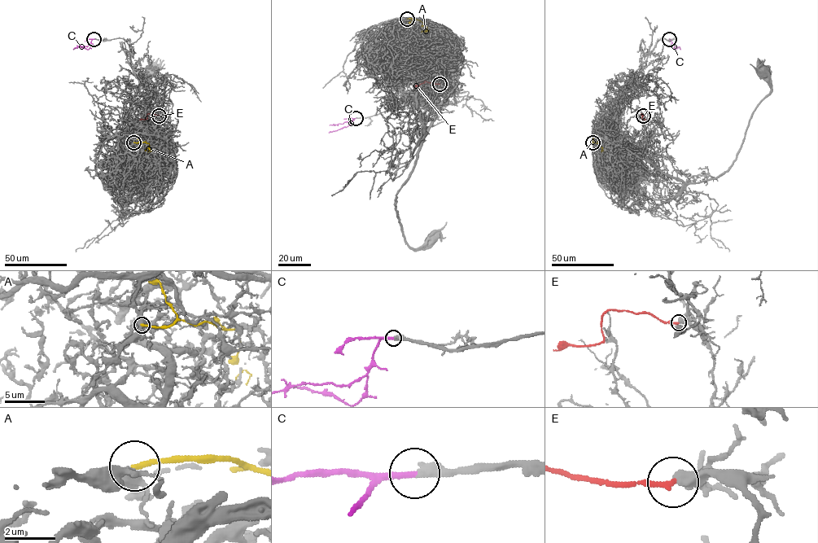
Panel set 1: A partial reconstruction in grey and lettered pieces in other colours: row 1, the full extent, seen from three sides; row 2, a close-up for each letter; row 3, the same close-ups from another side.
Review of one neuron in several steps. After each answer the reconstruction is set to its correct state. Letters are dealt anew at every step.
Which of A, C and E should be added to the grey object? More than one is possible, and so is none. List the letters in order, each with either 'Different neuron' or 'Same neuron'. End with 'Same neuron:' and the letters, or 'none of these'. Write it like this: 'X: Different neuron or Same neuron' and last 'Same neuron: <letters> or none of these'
A: Different neuron
C: Same neuron
E: Different neuron
Same neuron: C

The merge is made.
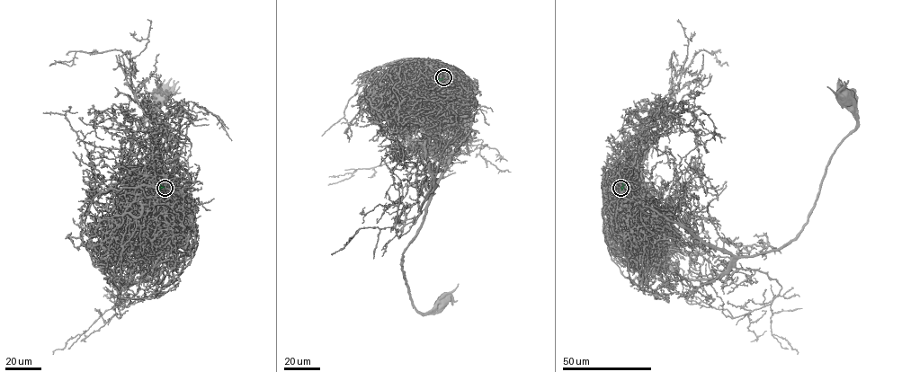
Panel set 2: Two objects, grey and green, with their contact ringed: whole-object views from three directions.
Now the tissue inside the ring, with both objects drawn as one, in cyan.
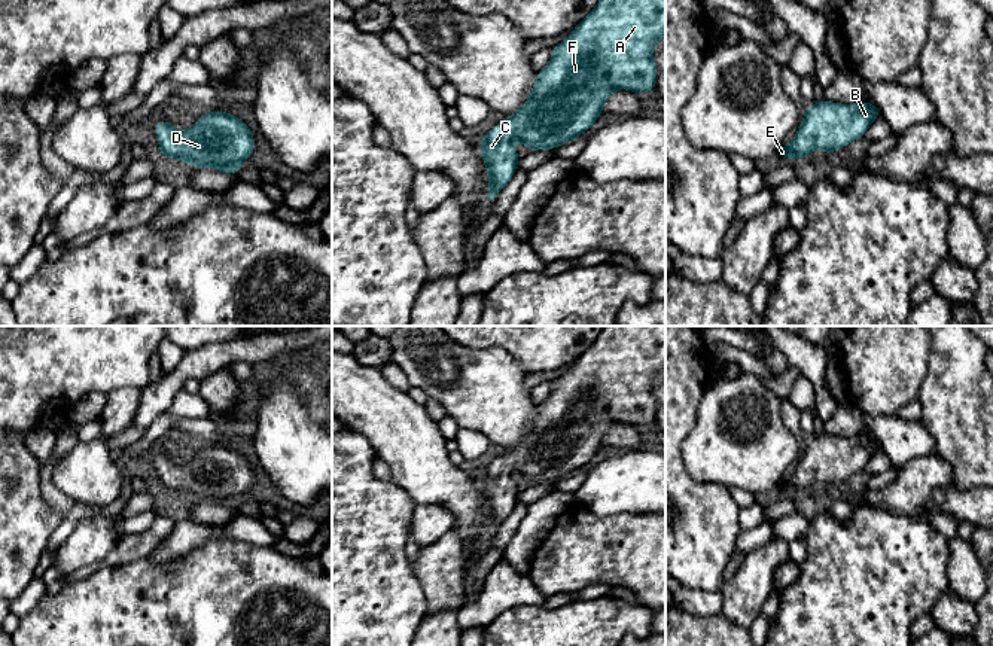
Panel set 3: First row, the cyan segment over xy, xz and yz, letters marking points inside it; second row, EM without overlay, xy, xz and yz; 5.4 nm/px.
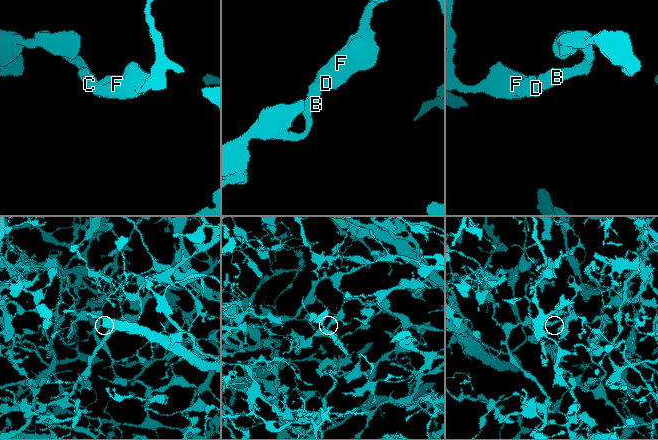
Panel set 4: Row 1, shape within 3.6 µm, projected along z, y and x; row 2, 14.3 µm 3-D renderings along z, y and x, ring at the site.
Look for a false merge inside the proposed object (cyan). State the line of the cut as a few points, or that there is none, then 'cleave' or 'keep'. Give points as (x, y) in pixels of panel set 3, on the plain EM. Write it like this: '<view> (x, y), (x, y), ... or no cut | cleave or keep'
no cut | keep

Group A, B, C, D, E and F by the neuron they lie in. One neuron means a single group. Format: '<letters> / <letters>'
A B C D E F

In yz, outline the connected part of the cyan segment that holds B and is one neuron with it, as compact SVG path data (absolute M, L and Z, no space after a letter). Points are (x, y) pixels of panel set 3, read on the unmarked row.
M822 433L808 439L798 466L791 478L783 478L776 487L779 491L810 490L813 482L837 485L859 473L868 460L881 451L874 436L840 438Z

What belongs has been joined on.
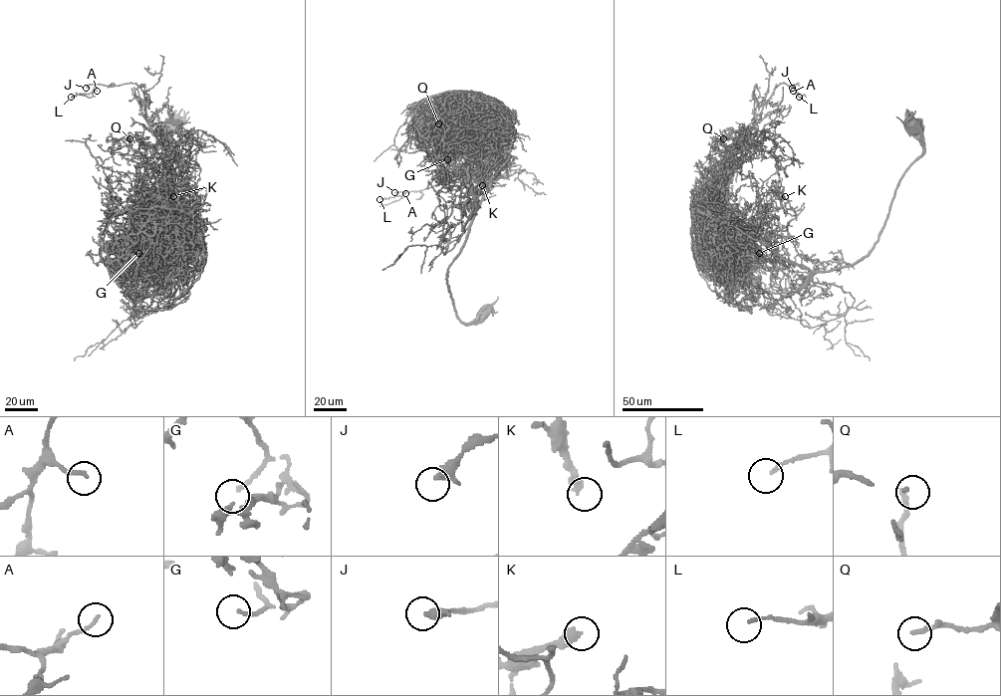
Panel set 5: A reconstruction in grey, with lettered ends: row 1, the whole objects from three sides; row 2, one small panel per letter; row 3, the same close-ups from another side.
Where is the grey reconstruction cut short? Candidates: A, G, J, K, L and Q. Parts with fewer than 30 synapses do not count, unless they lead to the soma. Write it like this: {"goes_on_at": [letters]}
{"goes_on_at": ["G", "K", "Q"]}

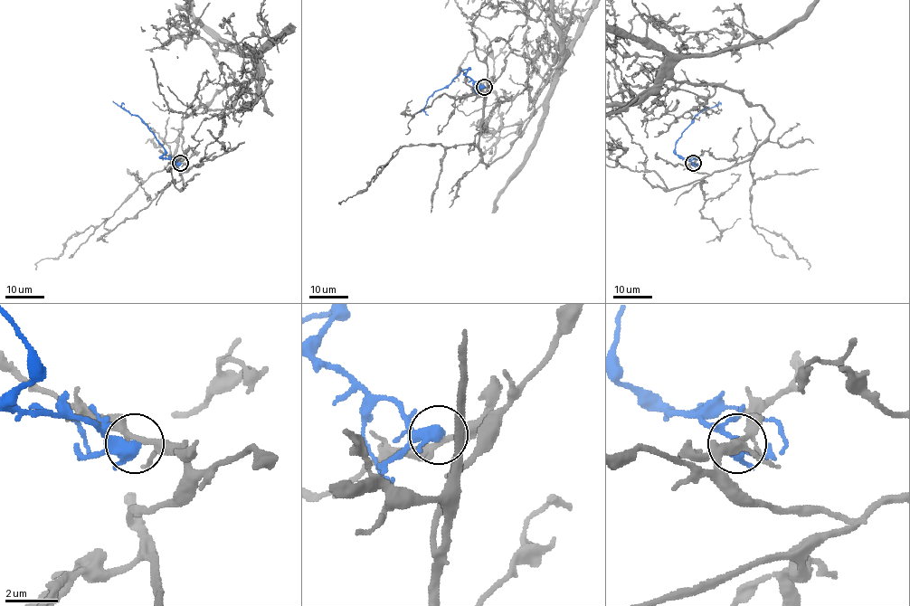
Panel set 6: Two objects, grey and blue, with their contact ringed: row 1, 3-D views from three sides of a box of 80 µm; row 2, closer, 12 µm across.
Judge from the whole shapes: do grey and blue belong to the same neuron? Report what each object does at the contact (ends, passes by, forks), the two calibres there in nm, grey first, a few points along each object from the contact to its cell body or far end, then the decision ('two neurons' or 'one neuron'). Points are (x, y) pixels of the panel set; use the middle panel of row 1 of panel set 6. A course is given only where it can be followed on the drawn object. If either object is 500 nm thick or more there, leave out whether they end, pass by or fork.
grey forks; blue forks; calibres 220 and 320 nm; course blue (484, 87), (468, 77), (468, 69), (463, 70), (449, 85), (436, 90), (423, 108), (416, 112); one neuron

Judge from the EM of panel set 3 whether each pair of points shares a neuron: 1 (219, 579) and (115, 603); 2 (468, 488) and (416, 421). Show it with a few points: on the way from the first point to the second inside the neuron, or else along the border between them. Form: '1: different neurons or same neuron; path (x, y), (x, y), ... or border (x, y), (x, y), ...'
1: same neuron; path (194, 603), (140, 603)
2: same neuron; path (450, 475), (416, 439)

